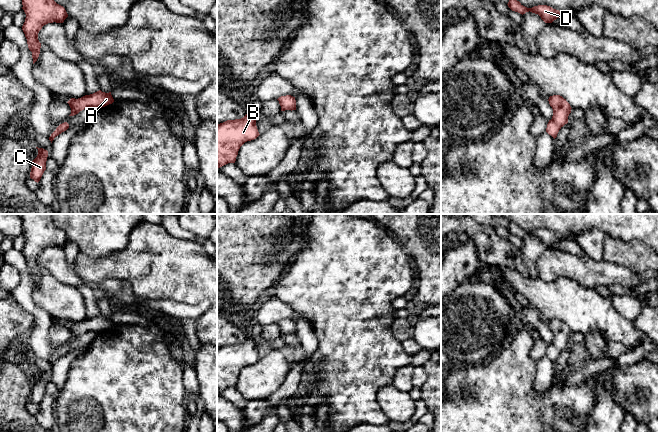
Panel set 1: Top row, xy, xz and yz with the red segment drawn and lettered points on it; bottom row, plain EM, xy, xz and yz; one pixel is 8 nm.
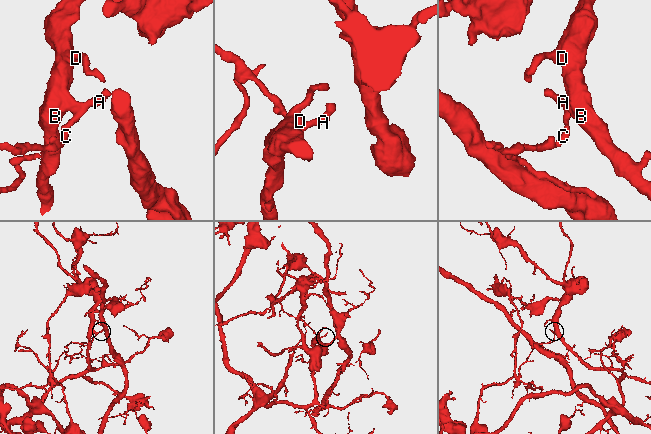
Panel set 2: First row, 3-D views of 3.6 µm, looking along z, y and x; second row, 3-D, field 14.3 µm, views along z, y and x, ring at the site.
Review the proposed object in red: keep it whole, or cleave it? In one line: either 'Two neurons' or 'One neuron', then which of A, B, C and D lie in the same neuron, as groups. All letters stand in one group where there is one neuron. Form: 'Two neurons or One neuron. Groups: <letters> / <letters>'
Two neurons. Groups: A B D / C

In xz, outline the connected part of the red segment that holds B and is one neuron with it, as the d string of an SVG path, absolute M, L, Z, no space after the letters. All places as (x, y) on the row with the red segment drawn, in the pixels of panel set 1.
M250 110L241 119L217 124L217 168L235 163L240 147L259 135L256 118Z

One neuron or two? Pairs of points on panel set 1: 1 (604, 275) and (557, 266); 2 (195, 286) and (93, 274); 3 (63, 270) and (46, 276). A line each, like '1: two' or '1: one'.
1: one
2: one
3: two

